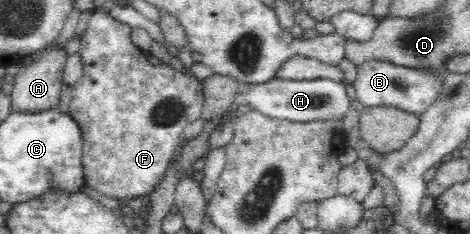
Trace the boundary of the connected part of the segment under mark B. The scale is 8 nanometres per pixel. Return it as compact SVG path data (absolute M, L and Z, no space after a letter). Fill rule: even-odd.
M368 59L366 64L357 66L357 70L358 75L353 86L356 89L357 100L364 107L388 106L403 112L412 112L418 117L434 104L444 80L438 73L432 73L432 70L395 66L384 59Z

